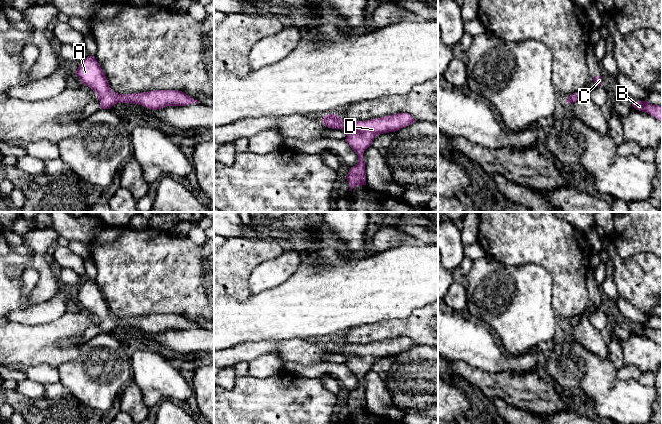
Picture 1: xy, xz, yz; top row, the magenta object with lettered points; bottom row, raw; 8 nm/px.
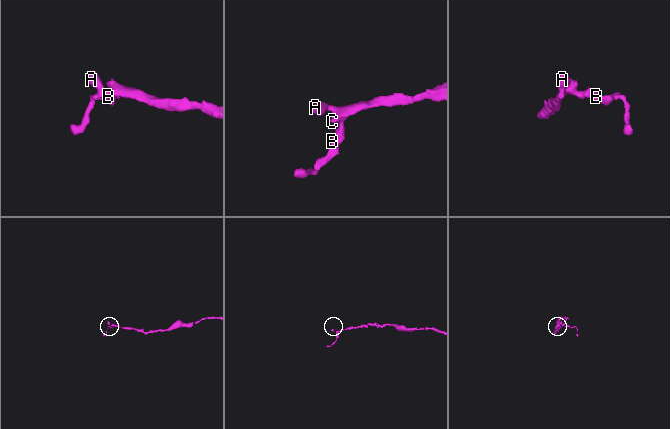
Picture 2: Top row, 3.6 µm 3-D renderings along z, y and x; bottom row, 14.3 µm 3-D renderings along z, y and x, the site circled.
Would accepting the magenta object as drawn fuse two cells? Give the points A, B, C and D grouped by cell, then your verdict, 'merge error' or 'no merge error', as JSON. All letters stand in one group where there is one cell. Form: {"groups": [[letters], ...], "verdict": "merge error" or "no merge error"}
{"groups": [["A", "B", "C", "D"]], "verdict": "no merge error"}

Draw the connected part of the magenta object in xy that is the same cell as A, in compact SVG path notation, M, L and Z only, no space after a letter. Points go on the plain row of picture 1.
M88 280L80 287L76 300L79 301L84 309L97 318L100 325L100 333L110 333L119 326L138 328L152 334L167 330L186 330L200 327L178 314L154 314L141 317L117 318L109 311L106 300L94 280Z

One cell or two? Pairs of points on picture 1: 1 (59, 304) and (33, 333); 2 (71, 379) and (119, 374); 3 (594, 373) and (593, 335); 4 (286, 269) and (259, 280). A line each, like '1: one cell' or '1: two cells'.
1: two cells
2: one cell
3: two cells
4: one cell

